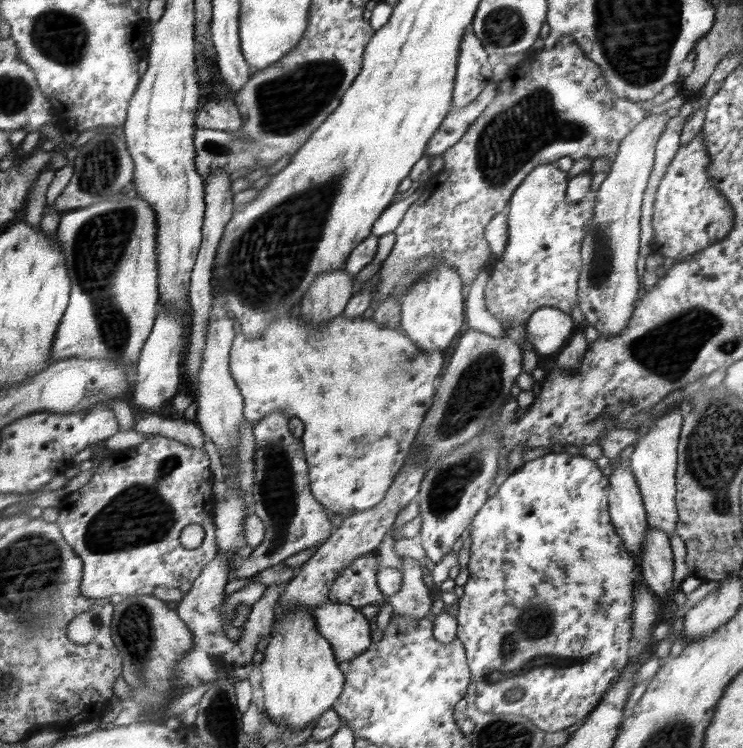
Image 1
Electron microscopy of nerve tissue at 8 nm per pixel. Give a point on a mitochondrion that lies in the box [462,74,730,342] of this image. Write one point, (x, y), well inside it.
(513, 136)

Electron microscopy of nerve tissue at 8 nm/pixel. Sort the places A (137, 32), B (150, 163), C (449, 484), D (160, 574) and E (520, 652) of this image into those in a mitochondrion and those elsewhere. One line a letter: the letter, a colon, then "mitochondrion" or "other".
A: other
B: other
C: mitochondrion
D: other
E: mitochondrion

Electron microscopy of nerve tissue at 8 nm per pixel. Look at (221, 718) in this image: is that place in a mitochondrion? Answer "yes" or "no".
yes

